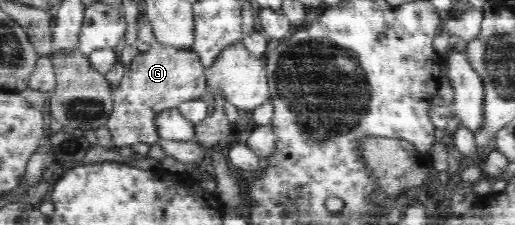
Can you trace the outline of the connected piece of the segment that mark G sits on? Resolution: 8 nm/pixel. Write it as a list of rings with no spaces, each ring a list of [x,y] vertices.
[[[155,41],[147,52],[140,51],[113,91],[114,105],[105,127],[111,133],[115,148],[124,152],[137,142],[157,143],[160,137],[155,132],[155,116],[201,98],[207,92],[206,72],[207,68],[193,50],[174,48]]]

